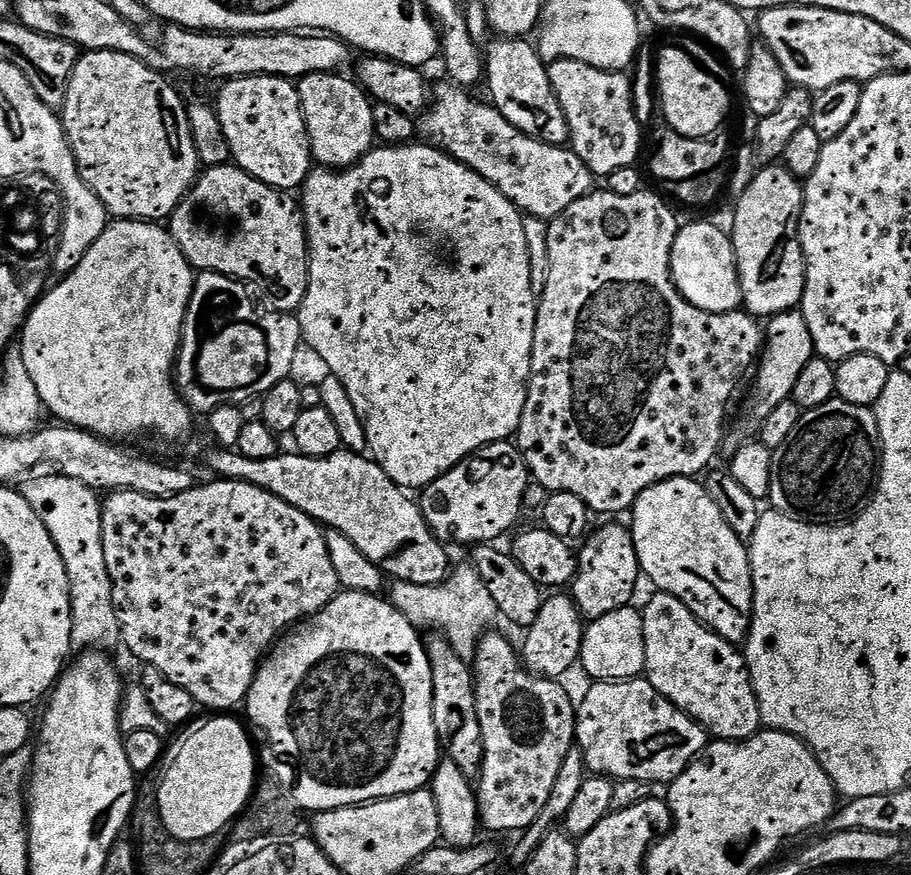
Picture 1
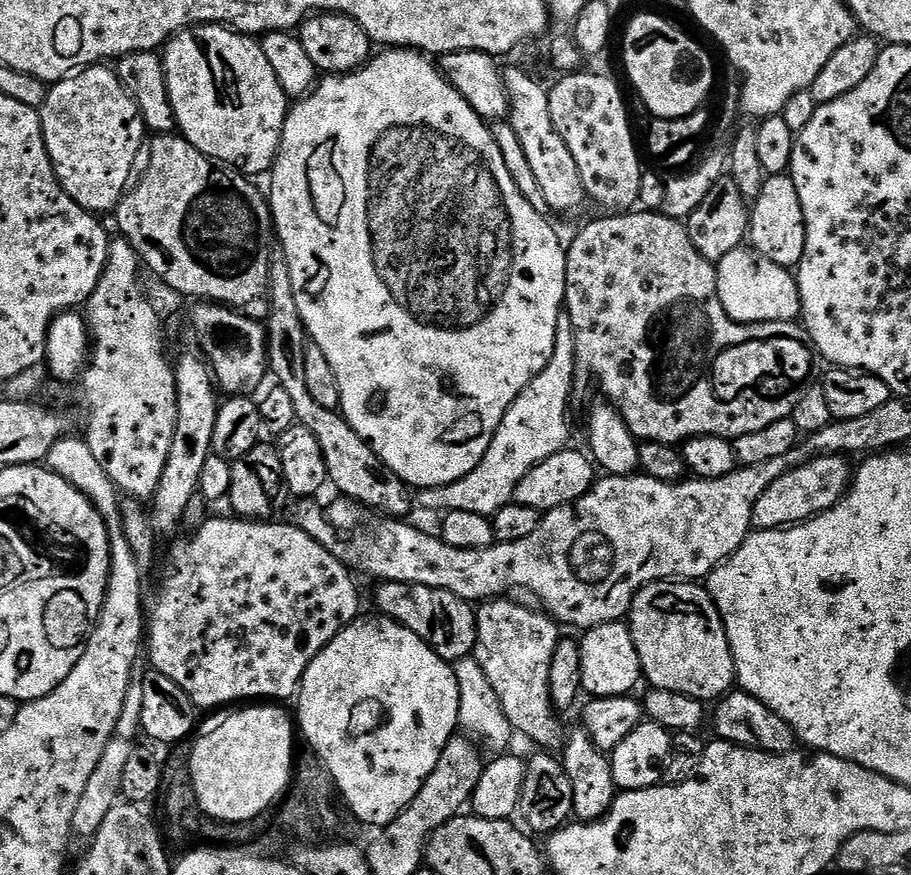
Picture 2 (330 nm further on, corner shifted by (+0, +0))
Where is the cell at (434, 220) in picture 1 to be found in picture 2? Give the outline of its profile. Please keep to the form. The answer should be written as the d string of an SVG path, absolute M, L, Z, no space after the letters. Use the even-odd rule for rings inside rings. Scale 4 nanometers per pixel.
M394 48L394 49L391 49L391 50L384 50L384 51L381 51L381 52L384 52L384 53L382 53L382 54L381 54L381 56L379 56L379 54L376 54L376 55L373 55L373 56L372 56L372 57L371 57L371 59L369 59L369 61L368 61L368 63L366 63L366 64L364 64L364 65L362 65L362 67L360 67L360 68L359 68L359 70L357 70L357 72L350 72L350 73L347 73L347 74L328 74L328 75L325 75L325 76L324 76L324 77L323 77L323 79L321 79L321 80L320 80L320 81L319 81L319 83L317 83L317 85L316 85L316 87L315 87L315 88L313 88L313 89L312 89L312 91L311 91L311 92L309 92L309 93L308 93L308 95L307 95L307 96L305 96L305 97L303 97L303 98L300 98L300 99L297 99L297 100L296 100L296 101L295 101L295 103L293 103L293 104L292 104L292 105L291 105L291 107L289 107L289 109L288 109L288 117L287 117L287 118L286 118L286 122L285 122L285 123L284 123L284 129L283 129L283 130L282 130L282 138L281 138L281 139L280 139L280 153L278 153L278 154L277 154L277 156L276 156L276 162L275 162L275 164L273 164L273 166L272 166L272 171L271 171L271 173L270 173L270 179L272 179L272 192L271 192L271 191L270 191L270 203L271 203L271 206L272 206L272 222L273 222L273 225L274 225L274 236L275 236L275 239L276 239L276 240L277 240L277 241L278 241L278 244L279 244L279 247L281 247L281 248L283 248L283 249L284 249L284 253L285 253L285 254L286 254L286 262L287 262L287 263L288 263L288 265L289 265L289 266L290 266L290 279L291 279L291 280L293 280L293 281L294 281L294 302L298 302L298 314L299 314L299 315L300 315L300 317L301 317L301 318L302 318L302 322L303 322L303 323L304 323L304 328L305 328L305 330L307 330L307 331L308 331L308 334L309 334L309 337L310 337L310 340L311 340L311 343L313 343L313 344L316 344L316 345L317 345L317 346L318 346L318 350L322 350L322 354L326 354L326 362L330 362L330 370L334 370L334 378L338 378L338 390L339 390L339 391L340 391L340 406L339 406L339 411L340 411L340 412L341 412L341 413L342 413L342 415L343 415L343 417L344 417L344 419L345 419L345 420L347 420L347 422L348 422L348 424L349 424L349 426L351 426L351 427L352 427L352 428L353 428L353 429L354 429L354 430L355 430L355 431L356 431L356 433L357 433L357 434L359 434L359 436L360 436L360 437L361 437L361 438L363 438L363 440L364 440L364 441L366 441L366 442L367 442L367 444L368 444L368 445L370 445L370 446L371 446L371 447L372 447L372 449L373 449L373 450L375 450L375 452L376 452L376 453L377 453L377 454L378 454L378 458L382 458L382 462L383 462L383 463L384 463L384 464L385 464L385 465L386 465L386 466L390 466L390 470L394 470L394 474L398 474L398 478L402 478L402 482L403 482L403 483L404 483L404 484L407 484L407 485L408 485L408 487L409 487L409 489L412 489L412 490L423 490L423 489L426 489L426 488L441 488L441 487L442 487L442 486L446 486L446 485L447 485L447 484L449 484L449 483L450 483L450 482L458 482L458 481L459 481L459 480L461 480L461 479L462 479L462 478L466 478L466 474L470 474L470 470L474 470L474 466L478 466L478 462L482 462L482 458L483 458L483 457L484 457L484 455L485 455L485 454L486 454L486 450L487 450L487 449L488 449L488 447L489 447L489 446L490 446L490 442L491 442L491 441L492 441L492 439L493 439L493 438L494 438L494 434L495 434L495 433L496 433L496 431L497 431L497 430L498 430L498 426L499 426L499 425L500 425L500 423L501 423L501 422L502 422L502 418L503 418L503 417L504 417L504 415L505 415L505 414L506 414L506 410L507 410L507 409L508 409L508 407L510 407L510 406L511 406L511 404L512 404L512 403L513 403L513 402L514 402L514 398L518 398L518 394L522 394L522 390L523 390L523 389L524 389L524 387L526 387L526 385L527 385L527 384L528 384L528 383L530 383L530 381L531 381L531 380L532 380L532 379L534 379L534 378L535 378L535 376L537 376L537 374L539 374L539 372L540 372L540 371L541 371L541 370L542 370L542 366L546 366L546 362L550 362L550 358L551 358L551 357L552 357L552 355L553 355L553 354L554 354L554 334L555 334L555 333L556 333L556 331L557 331L557 330L558 330L558 314L559 314L559 313L560 313L560 311L562 311L562 309L563 309L563 308L564 308L564 295L565 295L565 294L566 294L566 262L567 262L567 261L568 261L568 254L567 254L567 251L566 251L566 244L565 244L565 241L563 241L563 242L562 242L562 241L560 241L560 236L559 236L559 234L558 234L558 233L556 233L556 232L555 232L555 230L554 230L554 229L552 229L552 224L551 224L551 222L550 222L550 221L551 221L551 219L549 219L549 217L548 217L548 216L543 216L543 215L542 215L542 214L538 214L538 210L534 210L534 206L530 206L530 202L526 202L526 198L522 198L522 190L518 190L518 186L514 186L514 178L510 178L510 170L506 170L506 158L502 158L502 150L498 150L498 142L494 142L494 138L493 138L493 137L492 137L492 130L491 130L491 127L489 127L489 125L488 125L488 124L487 124L487 123L486 123L486 122L485 122L485 120L483 120L483 119L482 119L482 118L481 118L481 117L480 117L480 115L479 115L479 114L478 114L478 113L476 113L476 111L474 111L474 110L473 110L473 108L472 108L472 107L471 107L471 106L470 106L470 102L466 102L466 98L462 98L462 94L460 94L460 93L459 93L459 92L458 92L458 90L456 90L456 89L455 89L455 88L454 88L454 86L453 86L453 85L452 85L452 83L450 83L450 82L449 82L449 81L448 81L448 80L447 80L447 79L446 79L446 78L445 78L445 77L444 77L444 76L443 76L443 75L442 75L442 73L441 73L441 71L440 71L440 69L439 69L439 67L437 67L437 65L436 65L436 64L435 64L435 63L433 63L433 61L432 61L432 60L431 60L431 59L429 59L429 57L428 57L428 56L427 56L427 55L425 55L425 53L422 53L422 52L417 52L417 51L415 51L415 50L409 50L409 49L407 49L407 48Z

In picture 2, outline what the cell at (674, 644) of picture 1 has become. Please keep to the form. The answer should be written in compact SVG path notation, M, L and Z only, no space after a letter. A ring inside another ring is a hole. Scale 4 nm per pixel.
M675 579L647 584L632 600L630 627L643 679L649 680L651 687L690 694L690 698L705 702L719 701L733 691L734 658L720 612L707 587Z

